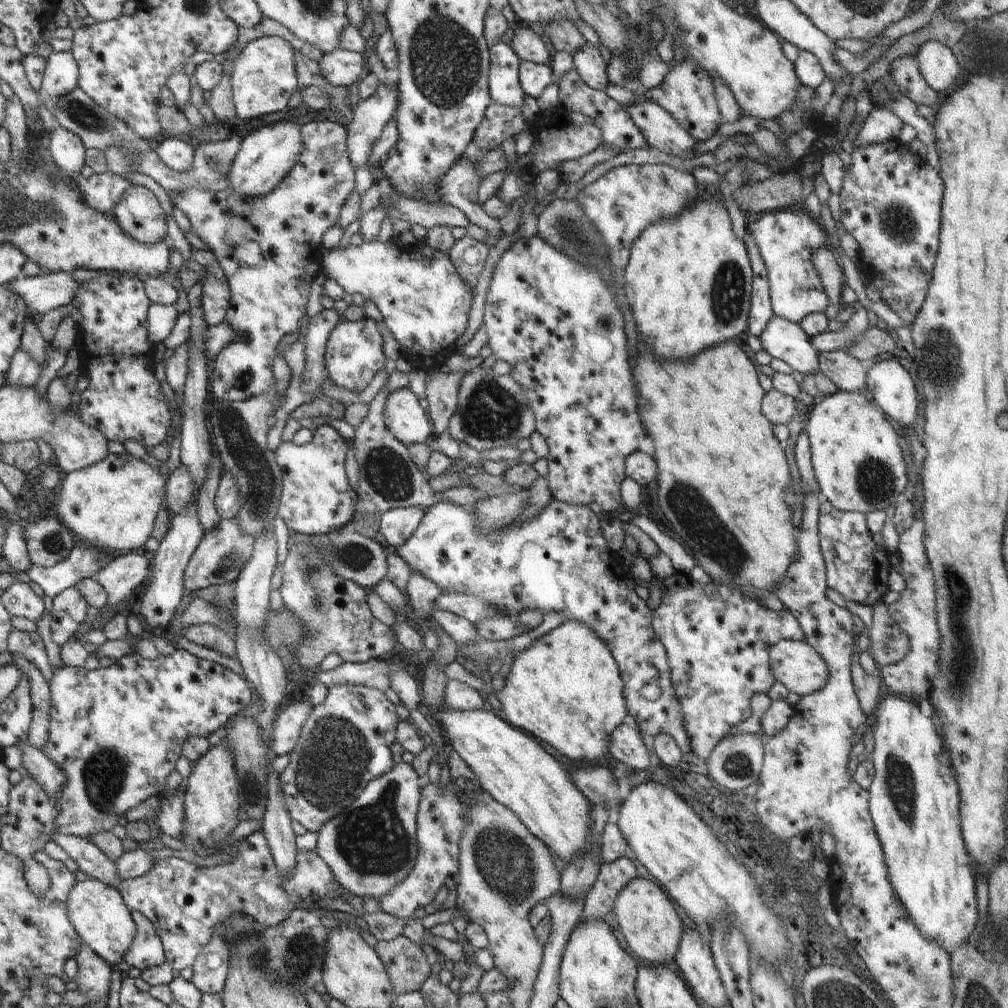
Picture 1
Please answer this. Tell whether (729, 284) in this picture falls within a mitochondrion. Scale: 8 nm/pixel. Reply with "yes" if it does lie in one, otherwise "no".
yes

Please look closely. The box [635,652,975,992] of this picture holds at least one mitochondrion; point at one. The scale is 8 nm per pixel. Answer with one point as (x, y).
(900, 781)

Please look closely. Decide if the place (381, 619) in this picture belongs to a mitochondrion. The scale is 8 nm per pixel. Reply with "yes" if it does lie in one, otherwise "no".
no

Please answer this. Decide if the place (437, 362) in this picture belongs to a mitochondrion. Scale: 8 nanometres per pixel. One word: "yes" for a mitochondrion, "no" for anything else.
no

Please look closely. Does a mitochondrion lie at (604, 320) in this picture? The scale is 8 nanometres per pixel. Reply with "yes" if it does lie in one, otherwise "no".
yes

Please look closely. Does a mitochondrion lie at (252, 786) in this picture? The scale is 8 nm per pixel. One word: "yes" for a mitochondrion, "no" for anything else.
yes

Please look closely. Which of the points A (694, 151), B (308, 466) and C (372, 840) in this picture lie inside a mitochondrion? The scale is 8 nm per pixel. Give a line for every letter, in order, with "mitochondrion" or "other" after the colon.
A: other
B: other
C: mitochondrion

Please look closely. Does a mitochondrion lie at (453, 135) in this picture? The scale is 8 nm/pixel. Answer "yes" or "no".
no

